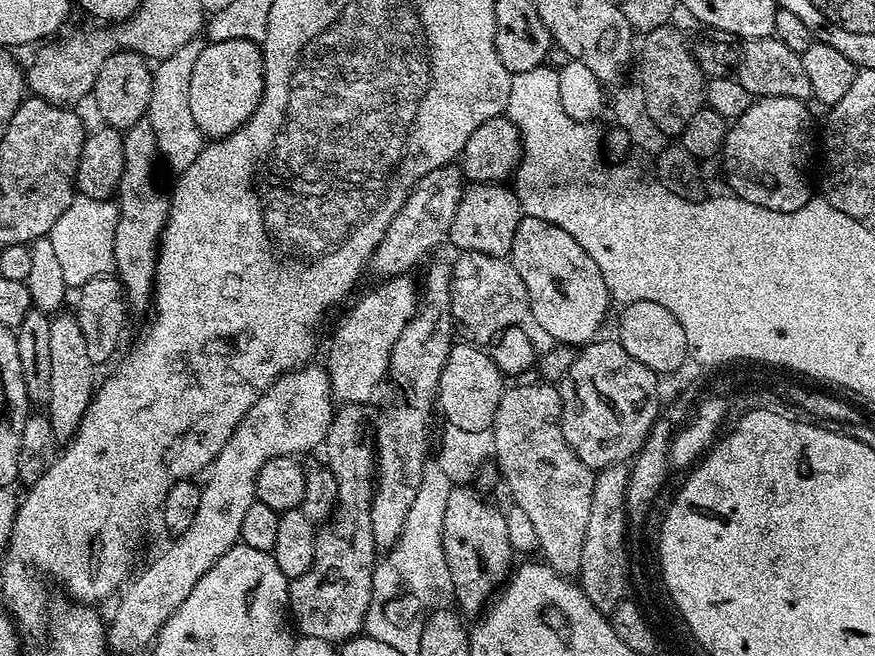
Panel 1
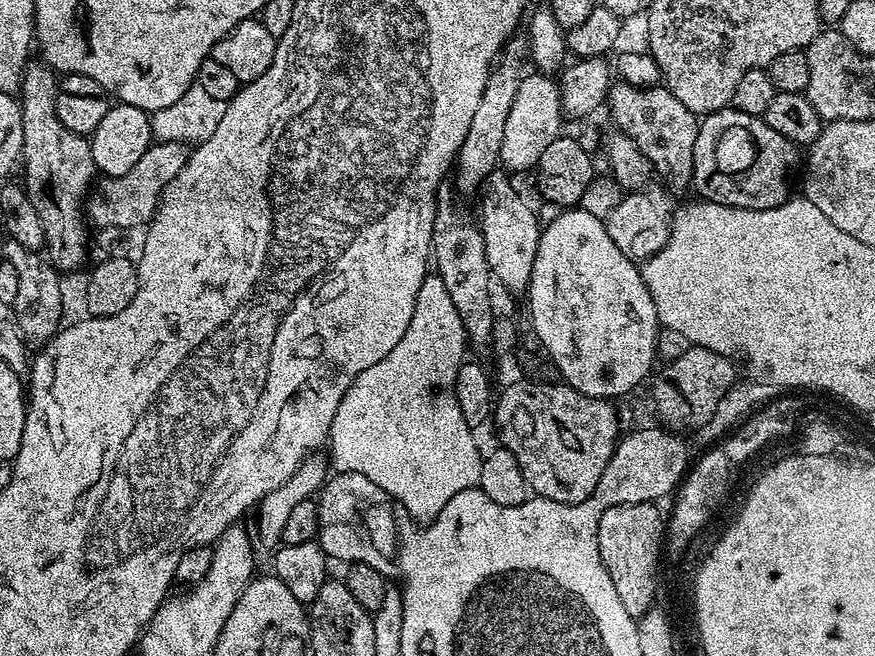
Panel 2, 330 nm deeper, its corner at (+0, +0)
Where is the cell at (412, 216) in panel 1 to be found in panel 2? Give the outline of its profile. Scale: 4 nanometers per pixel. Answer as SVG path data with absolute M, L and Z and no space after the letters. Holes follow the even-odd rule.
M525 75L518 86L518 94L514 94L514 102L510 112L506 114L506 130L502 133L500 164L509 173L524 172L535 169L536 163L542 158L546 146L561 135L560 116L560 85L551 75Z

